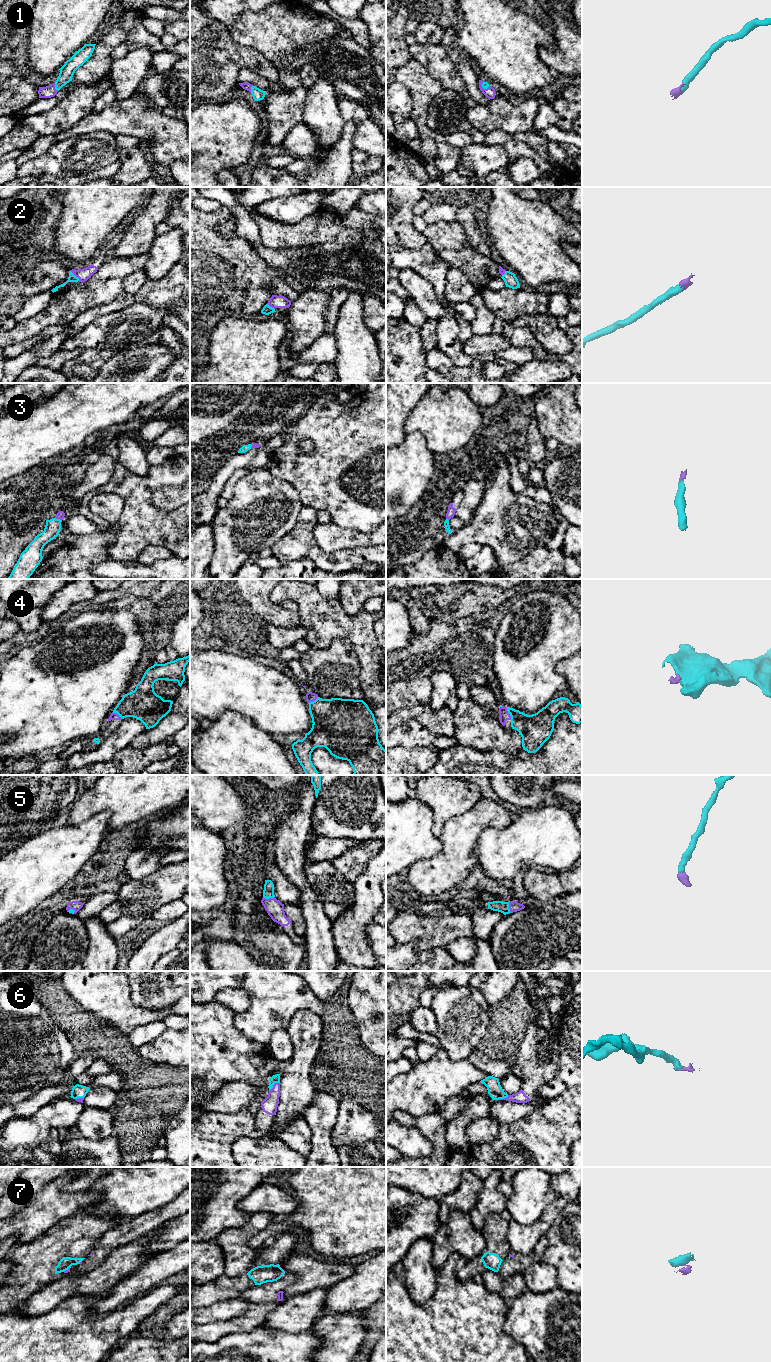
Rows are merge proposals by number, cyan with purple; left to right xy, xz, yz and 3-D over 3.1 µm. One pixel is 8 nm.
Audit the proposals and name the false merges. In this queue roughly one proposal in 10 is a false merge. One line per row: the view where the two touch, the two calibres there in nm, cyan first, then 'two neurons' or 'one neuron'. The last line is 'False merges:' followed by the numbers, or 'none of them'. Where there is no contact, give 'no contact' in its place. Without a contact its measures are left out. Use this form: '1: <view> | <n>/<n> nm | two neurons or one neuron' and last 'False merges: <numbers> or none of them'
1: xy | 120/100 nm | one neuron
2: xy | 60/100 nm | one neuron
3: xy | 130/70 nm | one neuron
4: yz | 240/80 nm | one neuron
5: xz | 90/140 nm | one neuron
6: xz | 70/130 nm | one neuron
7: xy | 100/20 nm | two neurons
False merges: 7

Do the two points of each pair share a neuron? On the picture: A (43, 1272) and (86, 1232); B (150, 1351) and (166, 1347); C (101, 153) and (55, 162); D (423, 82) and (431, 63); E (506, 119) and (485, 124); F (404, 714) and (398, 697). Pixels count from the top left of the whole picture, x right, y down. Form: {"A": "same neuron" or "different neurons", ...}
{"A": "same neuron", "B": "same neuron", "C": "same neuron", "D": "different neurons", "E": "same neuron", "F": "different neurons"}

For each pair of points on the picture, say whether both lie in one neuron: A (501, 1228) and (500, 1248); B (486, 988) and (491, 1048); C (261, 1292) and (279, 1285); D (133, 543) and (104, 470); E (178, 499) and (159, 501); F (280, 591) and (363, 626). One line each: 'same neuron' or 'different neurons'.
A: same neuron
B: same neuron
C: same neuron
D: different neurons
E: same neuron
F: same neuron

